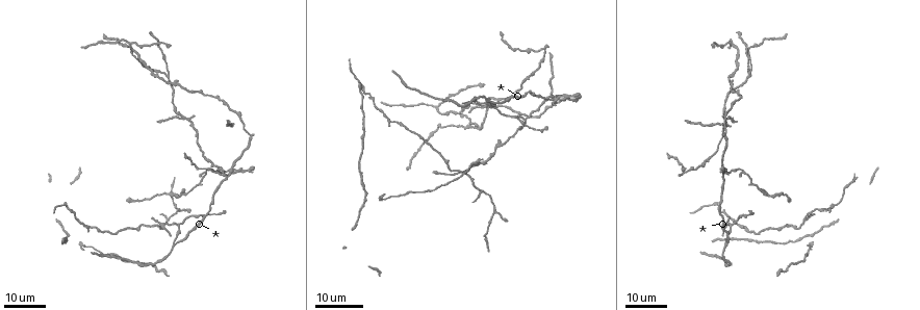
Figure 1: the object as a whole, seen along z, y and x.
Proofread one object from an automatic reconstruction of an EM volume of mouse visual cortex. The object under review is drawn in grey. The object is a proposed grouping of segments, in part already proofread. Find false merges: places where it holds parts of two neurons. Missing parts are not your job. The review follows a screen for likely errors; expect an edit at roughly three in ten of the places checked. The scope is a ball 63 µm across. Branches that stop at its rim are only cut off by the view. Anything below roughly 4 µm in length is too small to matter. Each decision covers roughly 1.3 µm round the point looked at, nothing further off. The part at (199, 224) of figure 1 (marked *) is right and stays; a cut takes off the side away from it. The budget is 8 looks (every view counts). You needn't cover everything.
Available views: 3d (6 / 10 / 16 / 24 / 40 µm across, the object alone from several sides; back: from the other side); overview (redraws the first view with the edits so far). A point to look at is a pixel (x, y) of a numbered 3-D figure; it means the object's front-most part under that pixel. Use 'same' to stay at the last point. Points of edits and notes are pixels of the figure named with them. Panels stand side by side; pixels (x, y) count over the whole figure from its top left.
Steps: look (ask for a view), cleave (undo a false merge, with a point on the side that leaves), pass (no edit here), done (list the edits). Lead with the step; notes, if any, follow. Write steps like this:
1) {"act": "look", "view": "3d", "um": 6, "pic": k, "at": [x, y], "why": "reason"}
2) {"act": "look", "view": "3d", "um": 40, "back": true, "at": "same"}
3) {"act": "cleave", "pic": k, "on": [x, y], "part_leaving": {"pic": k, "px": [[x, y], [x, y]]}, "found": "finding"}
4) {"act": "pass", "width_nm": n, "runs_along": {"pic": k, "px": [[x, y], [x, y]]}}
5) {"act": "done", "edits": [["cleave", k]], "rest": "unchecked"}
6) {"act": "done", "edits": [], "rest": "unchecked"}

{"act": "look", "view": "3d", "um": 16, "pic": 1, "at": [174, 245], "why": "branch point"}

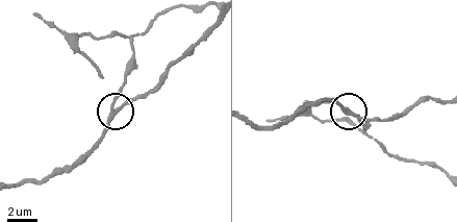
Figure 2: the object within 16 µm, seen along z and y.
{"act": "look", "view": "3d", "um": 10, "pic": 2, "at": [348, 110]}

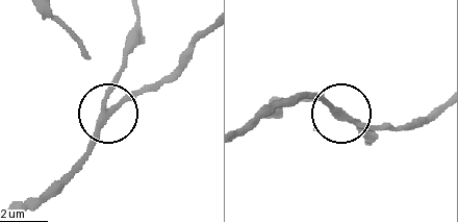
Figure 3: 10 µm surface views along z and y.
{"act": "pass", "side_arm_um": 20, "runs_along": {"pic": 3, "px": [[205, 32], [170, 74], [111, 113], [109, 92], [131, 46]]}, "found": "all the same neuron"}

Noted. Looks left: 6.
{"act": "look", "view": "3d", "um": 24, "pic": 1, "at": [733, 224], "why": "arms part here"}

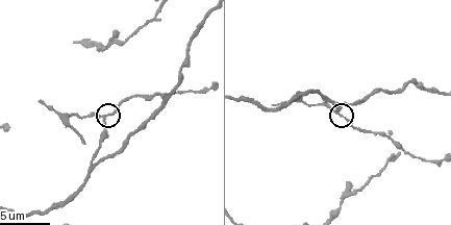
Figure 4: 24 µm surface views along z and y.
{"act": "look", "view": "3d", "um": 10, "pic": 4, "at": [336, 112]}

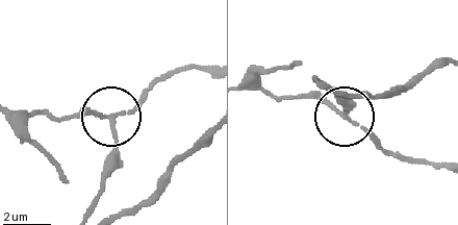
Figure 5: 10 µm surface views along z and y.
{"act": "pass", "runs_along": {"pic": 5, "px": [[90, 210], [111, 145], [111, 121], [105, 115], [59, 119]]}, "found": "all the same neuron"}

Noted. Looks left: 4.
{"act": "look", "view": "3d", "um": 24, "pic": 1, "at": [182, 119], "why": "a fork"}

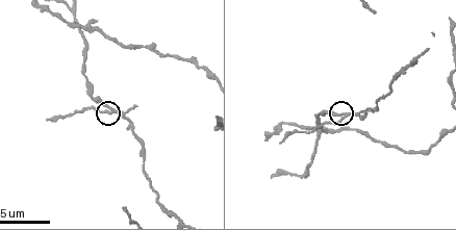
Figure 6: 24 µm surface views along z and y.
{"act": "look", "view": "3d", "um": 10, "pic": 6, "at": [345, 116]}

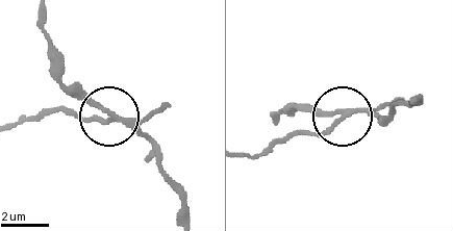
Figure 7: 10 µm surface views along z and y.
{"act": "cleave", "pic": 7, "on": [158, 111], "arms": 3, "part_leaving": {"pic": 7, "px": [[122, 119], [41, 113], [10, 125]]}, "found": "two neurons meet here"}

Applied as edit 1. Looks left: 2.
{"act": "look", "view": "3d", "um": 10, "pic": 6, "at": [307, 175], "why": "branch point"}

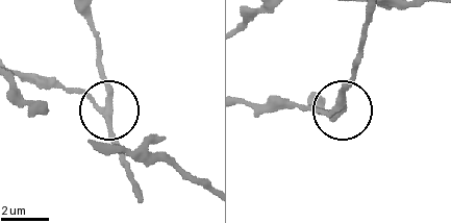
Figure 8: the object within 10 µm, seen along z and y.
{"act": "look", "view": "3d", "um": 10, "back": true, "pic": 8, "at": [335, 106], "why": "other side"}

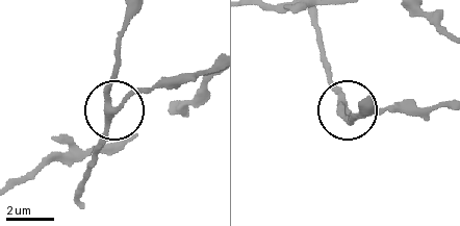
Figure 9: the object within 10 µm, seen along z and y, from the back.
{"act": "pass", "side_arm_um": 14, "arms": 3, "found": "continuous, no second neuron"}

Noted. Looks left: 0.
{"act": "done", "edits": [["cleave", 7]], "rest": "unchecked"}

